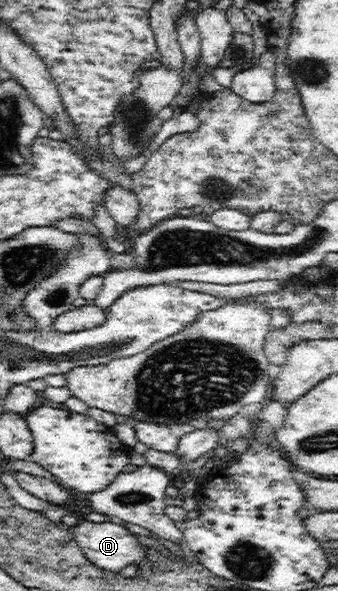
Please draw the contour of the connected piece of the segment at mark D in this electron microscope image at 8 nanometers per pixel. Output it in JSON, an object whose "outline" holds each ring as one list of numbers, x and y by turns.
{"outline":[[82,520,75,526,76,542,83,550,85,557,99,569,119,573,123,568,129,565,143,563,148,554,148,548,142,546,139,542,139,537,129,531,124,525,117,525,111,521,95,523,87,520]]}

